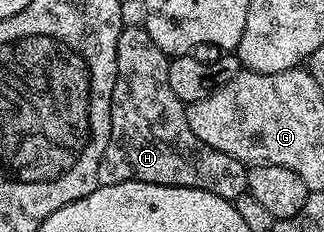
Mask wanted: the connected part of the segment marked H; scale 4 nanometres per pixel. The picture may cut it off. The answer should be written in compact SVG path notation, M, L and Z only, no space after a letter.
M144 26L122 29L118 37L110 141L98 165L98 184L105 187L138 181L193 187L235 201L248 190L249 168L194 137L186 104L174 97L174 89L170 89L169 62L169 56L154 45L154 37Z

